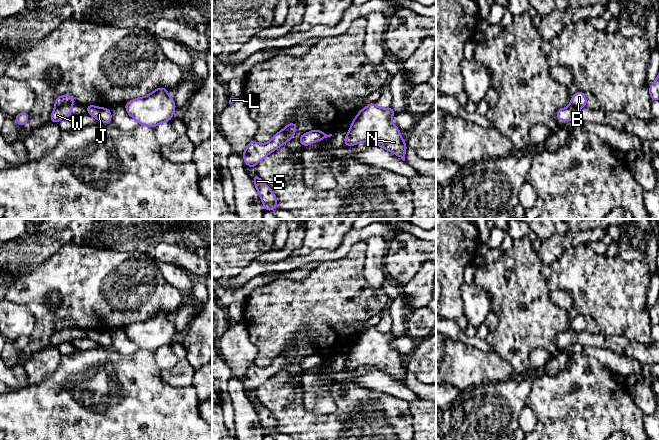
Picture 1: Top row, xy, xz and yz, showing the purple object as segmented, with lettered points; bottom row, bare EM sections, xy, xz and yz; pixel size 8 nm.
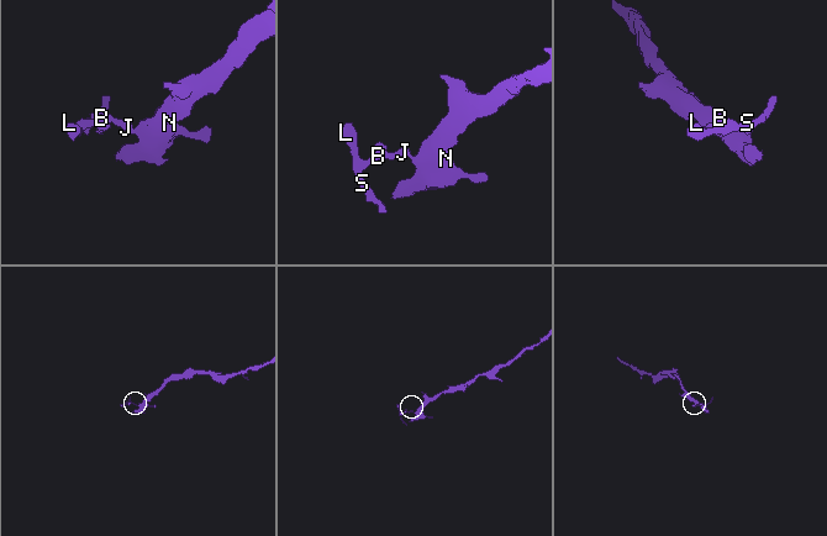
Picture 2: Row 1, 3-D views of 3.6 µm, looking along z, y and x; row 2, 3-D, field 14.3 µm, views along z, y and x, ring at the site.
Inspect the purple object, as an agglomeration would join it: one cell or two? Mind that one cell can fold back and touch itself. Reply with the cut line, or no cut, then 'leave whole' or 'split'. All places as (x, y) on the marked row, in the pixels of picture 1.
xy (71, 104), (55, 107) | split

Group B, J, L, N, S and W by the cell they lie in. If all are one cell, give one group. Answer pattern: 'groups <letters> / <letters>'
groups B J L N S / W

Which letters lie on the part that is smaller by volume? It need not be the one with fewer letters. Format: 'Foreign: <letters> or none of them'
Foreign: W

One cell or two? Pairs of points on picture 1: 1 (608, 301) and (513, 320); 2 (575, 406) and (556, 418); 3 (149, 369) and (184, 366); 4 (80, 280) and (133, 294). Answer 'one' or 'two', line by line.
1: one
2: one
3: two
4: one

